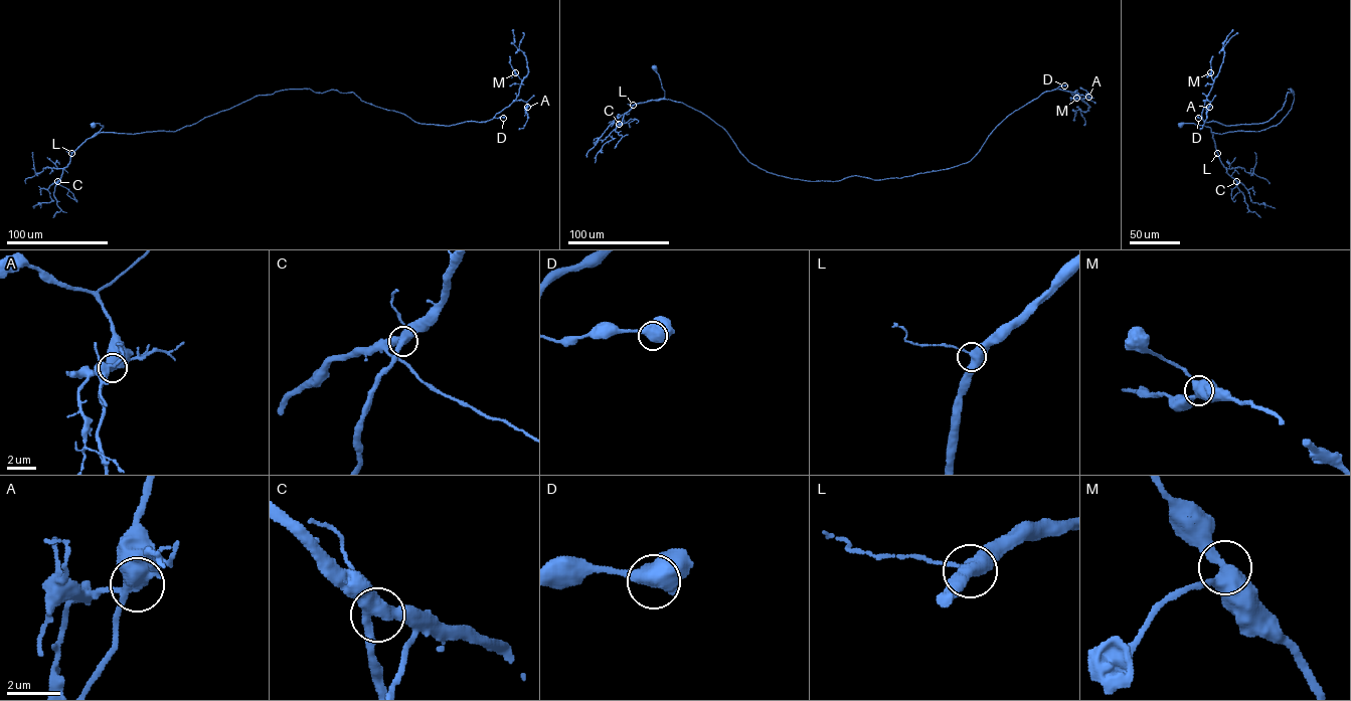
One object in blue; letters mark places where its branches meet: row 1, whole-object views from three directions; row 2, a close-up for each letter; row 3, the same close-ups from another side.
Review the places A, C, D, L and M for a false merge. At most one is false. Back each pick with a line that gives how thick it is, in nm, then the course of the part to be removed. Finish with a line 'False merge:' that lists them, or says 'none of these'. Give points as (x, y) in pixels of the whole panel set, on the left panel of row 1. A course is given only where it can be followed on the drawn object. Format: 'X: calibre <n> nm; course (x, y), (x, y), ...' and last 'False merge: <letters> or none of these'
A: calibre 440 nm
False merge: A

